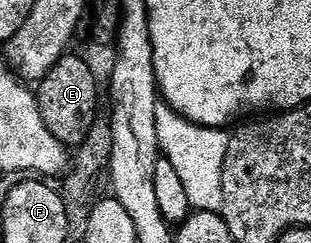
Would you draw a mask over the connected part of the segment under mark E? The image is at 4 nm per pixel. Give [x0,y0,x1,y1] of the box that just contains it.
[36,54,98,146]

